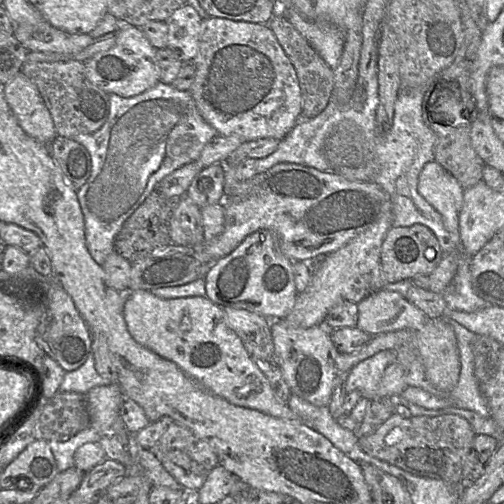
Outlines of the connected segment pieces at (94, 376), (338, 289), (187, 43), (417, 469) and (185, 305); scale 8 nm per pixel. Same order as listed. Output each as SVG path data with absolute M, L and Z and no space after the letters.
M92 349L86 361L76 370L68 371L59 387L59 391L86 394L96 386L108 385L109 378L103 378L95 368L95 357Z
M392 211L383 212L368 229L348 244L328 254L322 262L314 263L308 286L298 292L293 309L279 321L289 327L314 327L322 324L327 312L333 306L346 300L359 303L369 294L385 287L381 249L385 236L393 224Z
M188 4L179 7L165 20L168 26L167 48L176 50L184 62L191 62L198 53L202 20Z
M394 413L373 433L361 437L359 444L365 454L414 475L458 485L464 461L472 450L475 436L471 424L457 414L406 417Z
M135 290L126 294L124 319L135 341L177 364L190 377L214 394L234 405L255 409L274 417L304 423L291 410L288 403L283 402L276 396L266 376L250 358L240 337L226 324L223 307L206 296L164 299L155 296L148 290Z

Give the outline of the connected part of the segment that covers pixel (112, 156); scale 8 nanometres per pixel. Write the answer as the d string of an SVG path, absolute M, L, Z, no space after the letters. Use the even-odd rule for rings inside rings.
M159 82L152 88L127 98L111 93L109 102L109 116L98 131L72 137L86 148L91 158L91 174L84 185L77 190L77 197L84 215L87 249L101 266L107 256L115 251L114 240L124 222L157 184L176 169L198 160L204 146L218 135L200 115L190 92L178 90L171 84Z

